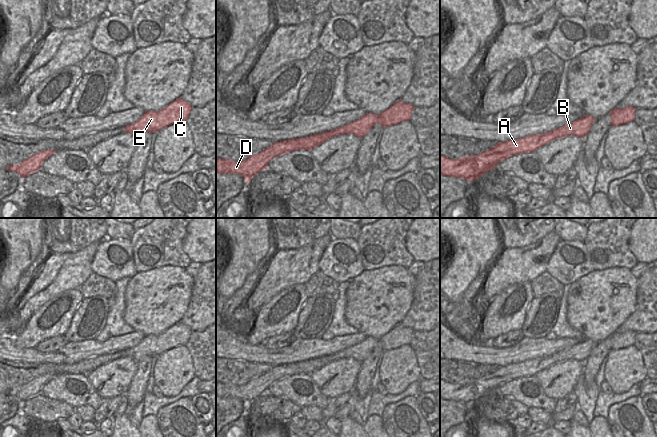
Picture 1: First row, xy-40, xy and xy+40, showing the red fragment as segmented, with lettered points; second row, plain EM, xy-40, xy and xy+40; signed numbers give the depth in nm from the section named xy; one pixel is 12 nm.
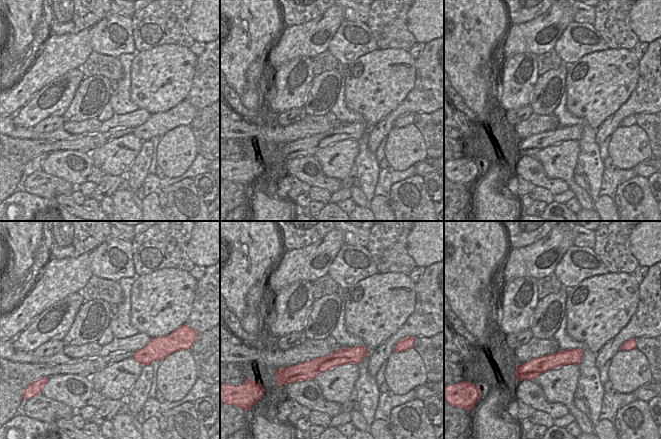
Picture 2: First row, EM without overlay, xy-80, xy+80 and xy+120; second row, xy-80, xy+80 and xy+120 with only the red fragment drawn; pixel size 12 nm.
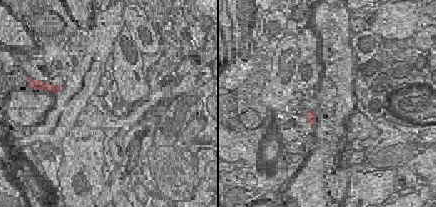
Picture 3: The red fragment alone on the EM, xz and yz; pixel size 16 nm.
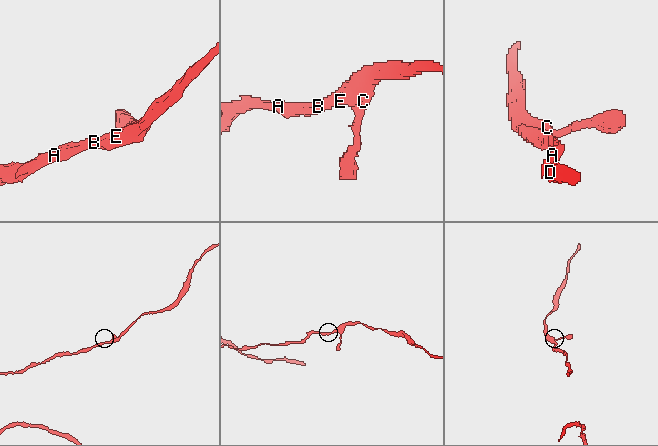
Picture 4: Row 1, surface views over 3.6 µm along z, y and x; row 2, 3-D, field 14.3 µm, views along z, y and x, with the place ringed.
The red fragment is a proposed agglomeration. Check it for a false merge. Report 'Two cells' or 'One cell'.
One cell

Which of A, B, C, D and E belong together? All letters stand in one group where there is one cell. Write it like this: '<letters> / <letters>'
A B C D E

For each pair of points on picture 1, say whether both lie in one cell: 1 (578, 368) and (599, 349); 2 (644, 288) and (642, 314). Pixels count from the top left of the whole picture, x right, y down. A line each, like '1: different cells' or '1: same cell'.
1: different cells
2: same cell

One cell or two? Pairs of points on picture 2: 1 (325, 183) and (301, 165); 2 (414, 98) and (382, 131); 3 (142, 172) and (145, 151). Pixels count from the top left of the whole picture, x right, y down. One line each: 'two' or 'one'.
1: one
2: one
3: one

